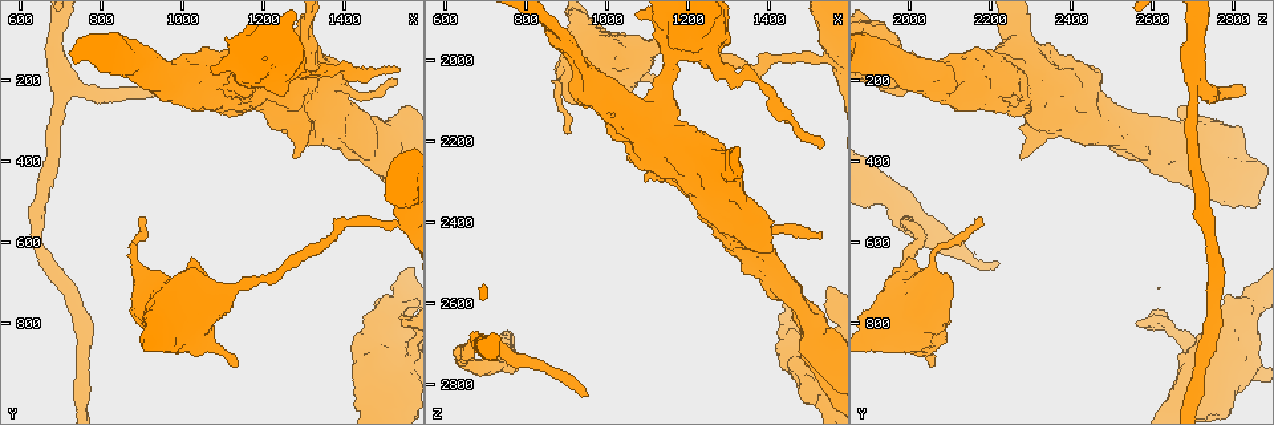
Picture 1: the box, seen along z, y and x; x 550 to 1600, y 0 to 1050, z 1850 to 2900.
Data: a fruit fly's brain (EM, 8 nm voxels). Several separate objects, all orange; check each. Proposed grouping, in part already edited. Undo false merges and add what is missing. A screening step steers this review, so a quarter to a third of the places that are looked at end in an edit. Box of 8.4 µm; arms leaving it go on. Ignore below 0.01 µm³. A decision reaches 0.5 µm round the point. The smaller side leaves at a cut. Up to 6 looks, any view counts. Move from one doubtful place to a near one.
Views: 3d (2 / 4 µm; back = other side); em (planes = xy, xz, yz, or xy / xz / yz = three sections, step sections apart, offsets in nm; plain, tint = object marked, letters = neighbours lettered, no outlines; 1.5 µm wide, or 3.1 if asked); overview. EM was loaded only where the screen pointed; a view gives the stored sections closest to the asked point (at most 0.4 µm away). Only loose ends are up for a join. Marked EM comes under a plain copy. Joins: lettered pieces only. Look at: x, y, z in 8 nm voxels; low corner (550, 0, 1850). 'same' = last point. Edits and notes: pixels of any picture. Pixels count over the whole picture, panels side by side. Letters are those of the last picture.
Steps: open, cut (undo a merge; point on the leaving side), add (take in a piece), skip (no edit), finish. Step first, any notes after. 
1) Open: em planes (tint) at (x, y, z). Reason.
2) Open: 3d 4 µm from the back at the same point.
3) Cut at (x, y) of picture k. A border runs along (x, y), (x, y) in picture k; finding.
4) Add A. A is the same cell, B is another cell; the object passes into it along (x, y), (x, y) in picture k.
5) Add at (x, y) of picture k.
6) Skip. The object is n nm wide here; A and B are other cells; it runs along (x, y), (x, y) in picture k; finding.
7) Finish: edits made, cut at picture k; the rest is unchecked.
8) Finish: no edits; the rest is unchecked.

Open: em planes (tint) at (1530, 205, 2420). An open end.

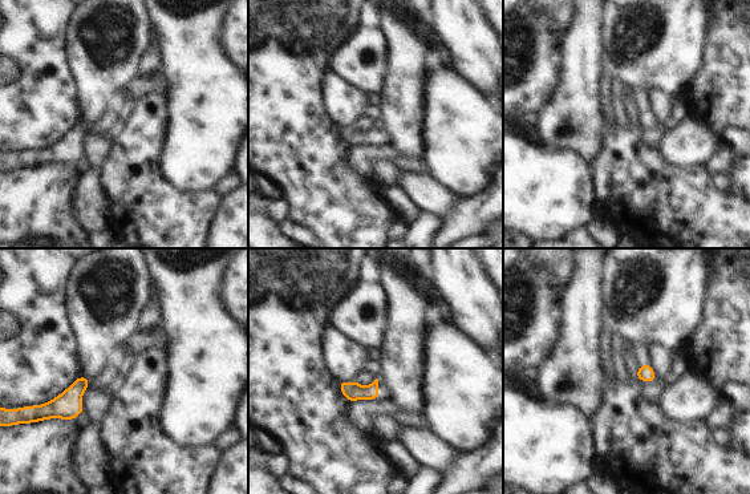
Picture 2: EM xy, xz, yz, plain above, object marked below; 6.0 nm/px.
Open: em planes (letters) at the same point. What lies round it.

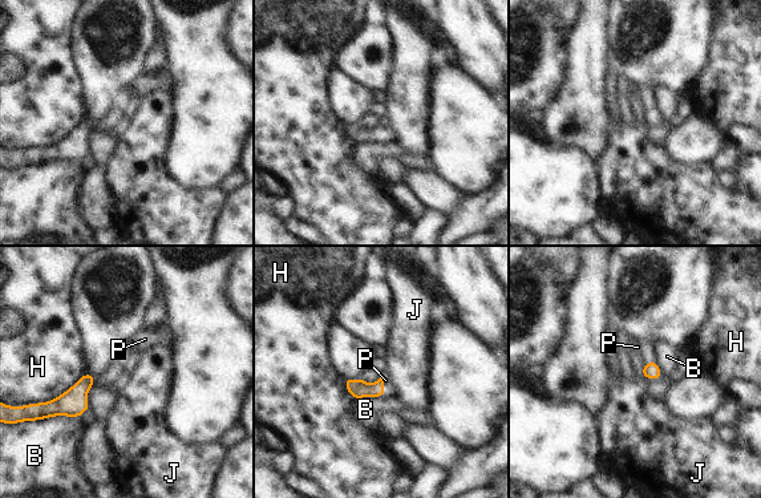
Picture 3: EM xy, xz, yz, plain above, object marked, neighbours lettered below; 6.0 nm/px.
Add P. The longest contact is with H, 340 nm; P is the same cell, B, H and J are other cells; the object passes into it along (651, 371), (648, 361), (644, 351) in picture 3; it goes on there.

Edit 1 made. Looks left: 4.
Open: overview.

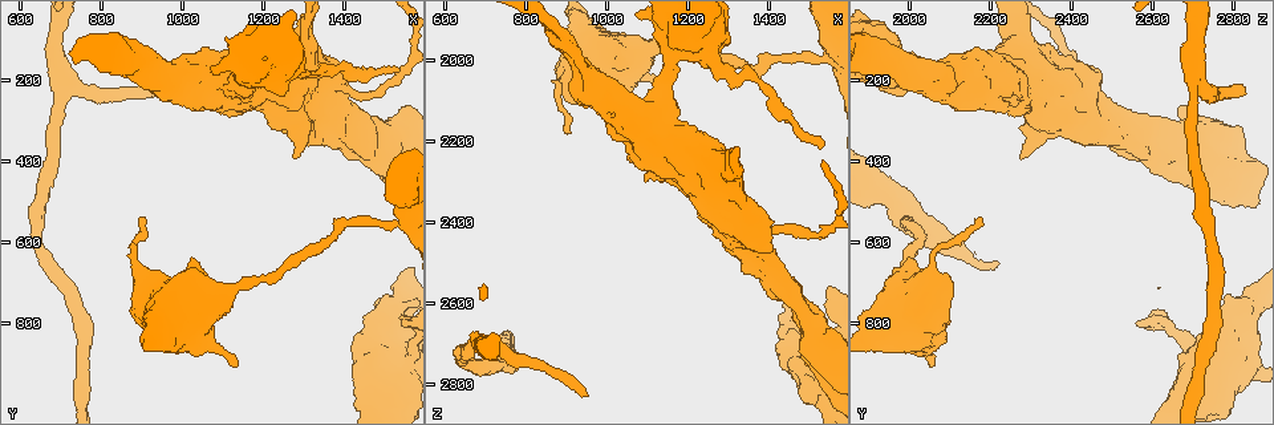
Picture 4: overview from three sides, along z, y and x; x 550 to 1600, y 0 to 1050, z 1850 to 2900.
Open: 3d 2 µm at (1540, 170, 2210).

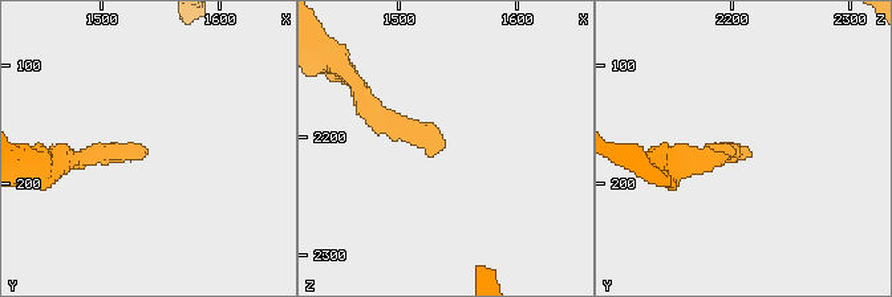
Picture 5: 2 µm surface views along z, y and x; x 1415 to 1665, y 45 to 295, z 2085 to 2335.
Open: em yz step 8 (tint) at (1538, 178, 2208). Shape alone is not enough.

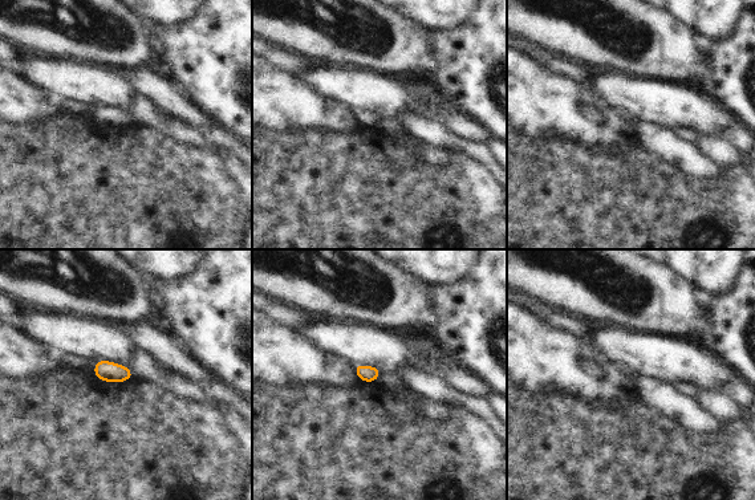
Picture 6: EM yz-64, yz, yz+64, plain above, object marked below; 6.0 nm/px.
Open: em planes (letters) at the same point.

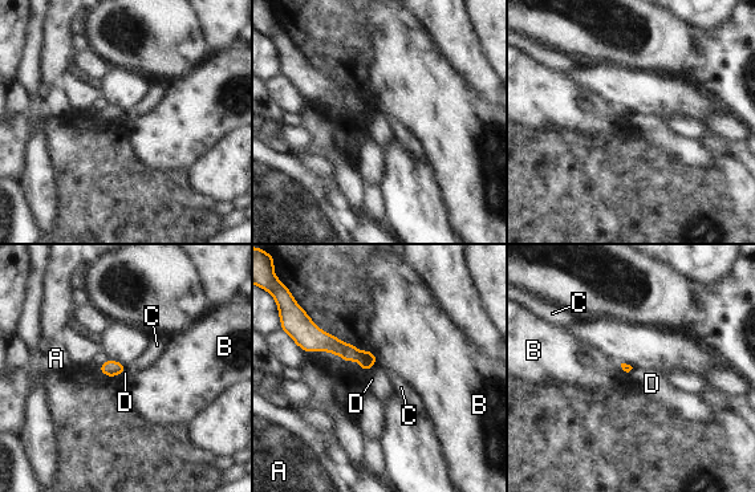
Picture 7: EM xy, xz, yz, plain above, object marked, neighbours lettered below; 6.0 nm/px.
Skip. The longest contact is with B, 40 nm; A, B, C and D are other cells; none of them fits.

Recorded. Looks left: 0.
Finish: edits made, add at picture 3; the rest is unchecked.

